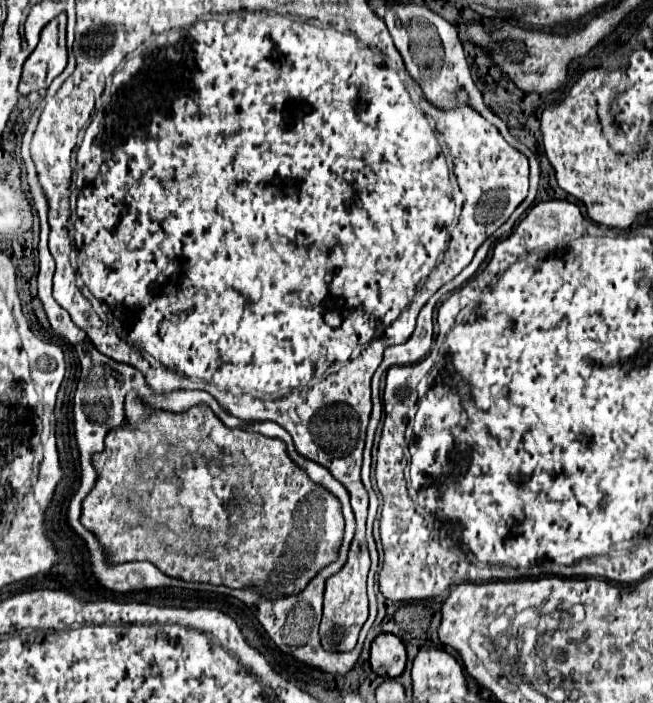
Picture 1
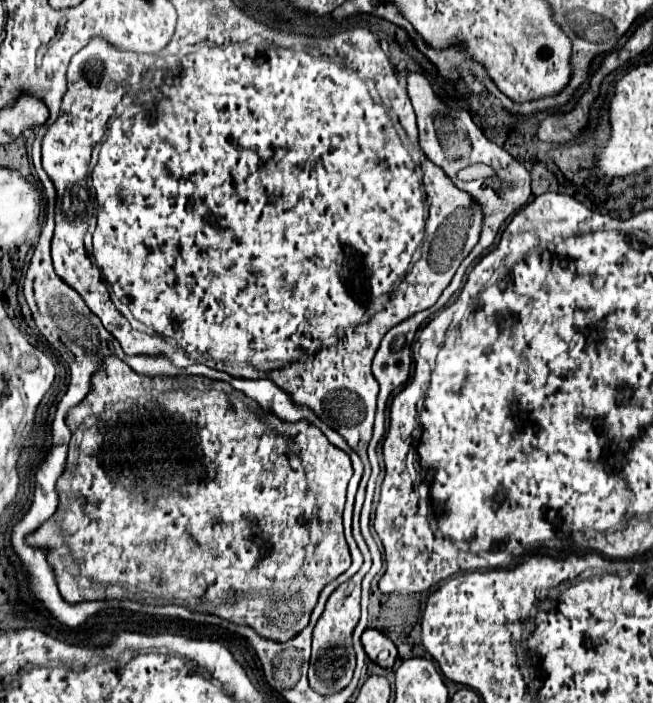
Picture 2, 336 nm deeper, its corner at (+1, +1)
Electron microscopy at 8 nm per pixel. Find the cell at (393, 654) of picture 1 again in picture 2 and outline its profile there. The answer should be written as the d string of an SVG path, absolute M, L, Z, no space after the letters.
M366 629L362 635L362 645L366 655L384 669L390 669L398 657L396 645L378 629Z

